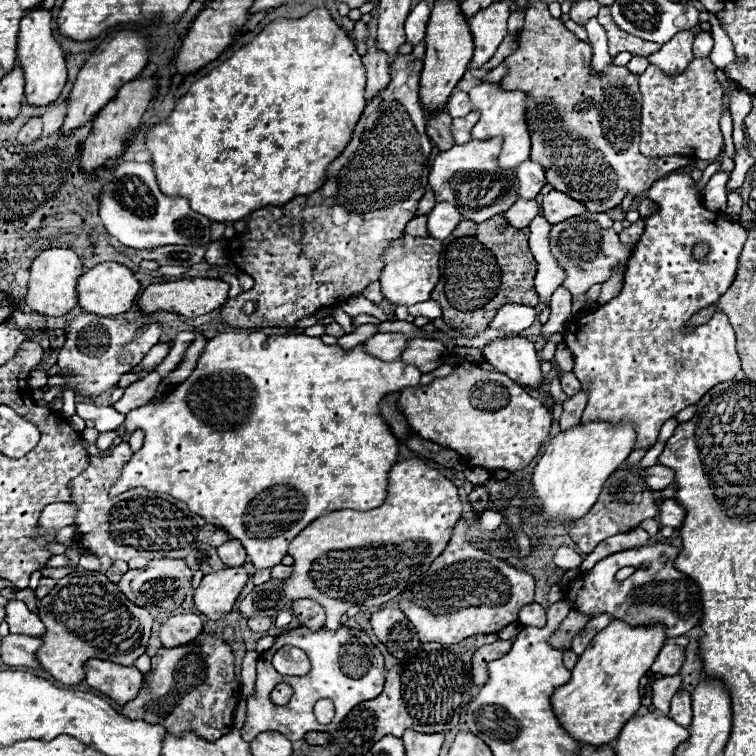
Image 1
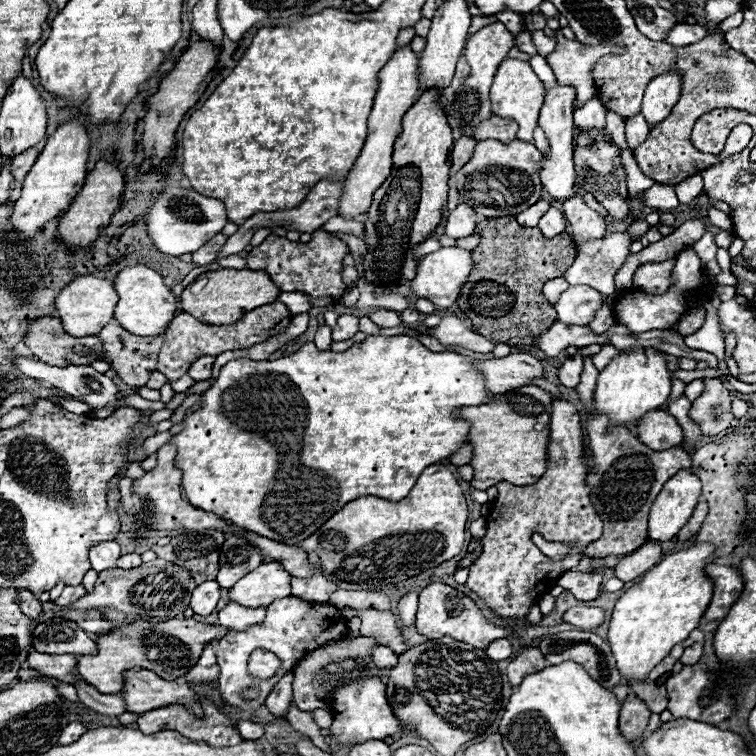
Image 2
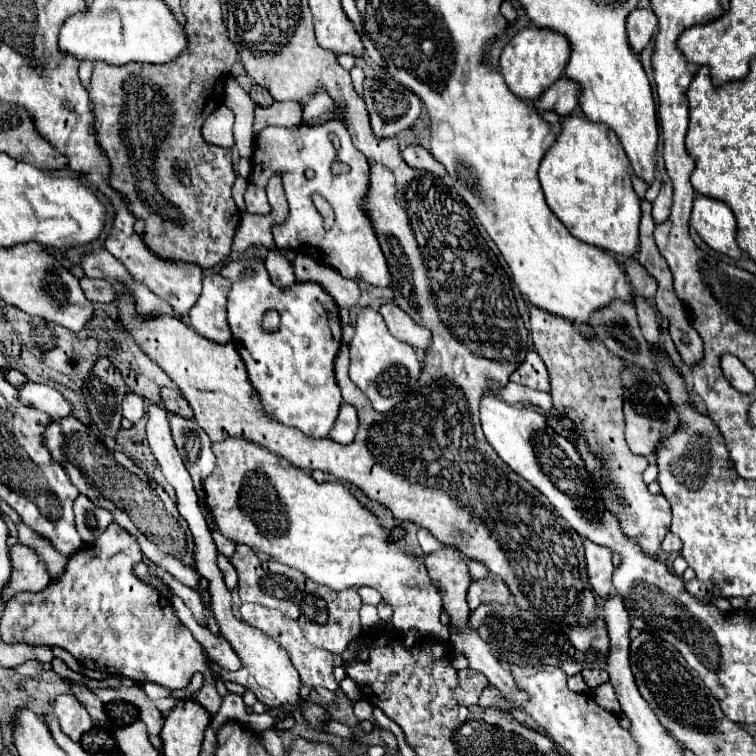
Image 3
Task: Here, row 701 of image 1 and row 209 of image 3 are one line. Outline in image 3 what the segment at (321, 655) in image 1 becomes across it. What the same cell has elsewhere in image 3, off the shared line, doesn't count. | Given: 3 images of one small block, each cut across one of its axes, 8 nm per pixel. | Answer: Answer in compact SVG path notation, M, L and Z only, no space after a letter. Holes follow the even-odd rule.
M328 120L328 122L318 124L318 126L310 126L310 124L304 124L304 122L291 128L266 126L256 136L254 142L256 142L256 146L254 146L254 154L252 154L252 172L248 176L248 190L244 194L246 210L252 212L252 214L268 214L270 212L270 204L268 204L268 198L266 198L266 184L276 174L280 174L280 178L282 178L286 200L290 204L288 220L284 224L274 224L272 226L272 236L274 236L276 246L280 250L292 250L296 254L308 254L308 256L320 260L322 264L328 264L328 266L336 268L344 278L358 278L358 280L370 282L372 286L390 286L390 274L388 274L386 258L384 258L382 248L378 244L374 224L372 224L370 216L364 212L364 202L366 202L368 192L370 192L370 186L368 186L370 166L368 166L364 154L354 148L346 124L340 122L340 120ZM334 162L344 162L348 166L348 170L340 174L338 168L332 166ZM306 168L312 168L316 172L316 176L312 180L308 180L304 176ZM314 194L324 196L326 202L332 206L334 216L336 216L332 228L324 228L324 218L320 216L320 212L316 210L316 206L312 202Z

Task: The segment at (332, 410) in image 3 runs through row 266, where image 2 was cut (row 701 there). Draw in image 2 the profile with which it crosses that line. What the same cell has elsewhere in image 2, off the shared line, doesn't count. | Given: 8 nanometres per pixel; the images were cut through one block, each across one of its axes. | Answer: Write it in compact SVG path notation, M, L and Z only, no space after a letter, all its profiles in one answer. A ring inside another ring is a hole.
M288 596L288 598L280 598L280 600L272 602L272 606L268 606L268 610L266 610L264 622L252 624L252 626L248 626L242 632L230 630L230 634L226 634L218 642L216 656L218 656L218 664L222 668L220 678L218 678L218 688L220 688L220 694L222 694L224 706L234 706L240 712L260 708L266 702L266 698L272 692L272 688L276 686L276 682L284 674L292 672L296 668L296 664L306 654L310 654L312 650L316 650L316 648L320 648L320 646L324 646L328 642L340 642L340 640L346 640L346 638L348 638L348 620L344 620L340 610L330 606L328 602L318 604L318 602L308 602L308 600L302 600L302 598L296 598L296 596ZM258 648L274 652L282 660L280 670L272 678L256 680L248 672L250 654L254 650L258 650ZM250 686L256 686L260 690L260 696L256 700L240 698L240 690L242 688L250 688Z

